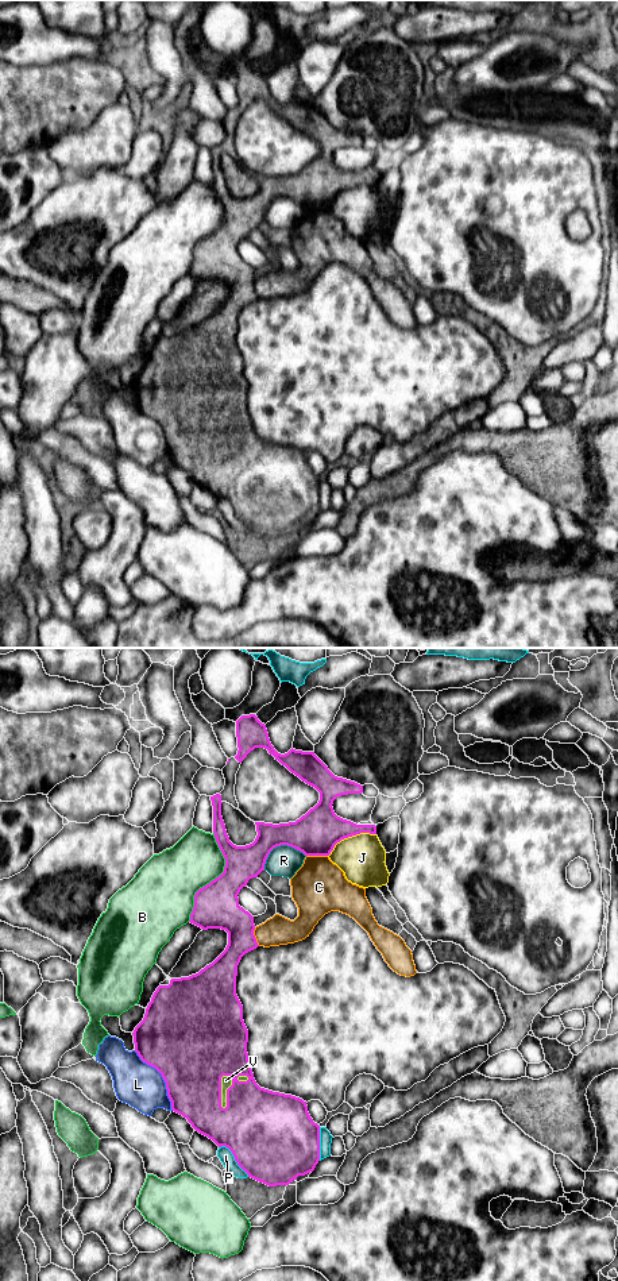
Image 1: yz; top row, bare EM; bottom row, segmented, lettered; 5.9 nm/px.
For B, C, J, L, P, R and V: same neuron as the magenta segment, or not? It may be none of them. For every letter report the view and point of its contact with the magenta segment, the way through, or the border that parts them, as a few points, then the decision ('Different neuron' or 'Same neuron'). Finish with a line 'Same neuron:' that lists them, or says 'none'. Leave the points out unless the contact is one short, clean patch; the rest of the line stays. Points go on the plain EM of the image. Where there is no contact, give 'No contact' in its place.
B: Touches magenta at yz (216, 230). Different neuron
C: Touches magenta at yz (317, 207). Different neuron
J: Touches magenta at yz (350, 188). Different neuron
L: Touches magenta at yz (163, 431). Different neuron
P: Touches magenta at yz (235, 510). Different neuron
R: Touches magenta at yz (278, 197). Different neuron
V: Touches magenta at yz (227, 444). Same neuron
Same neuron: V

